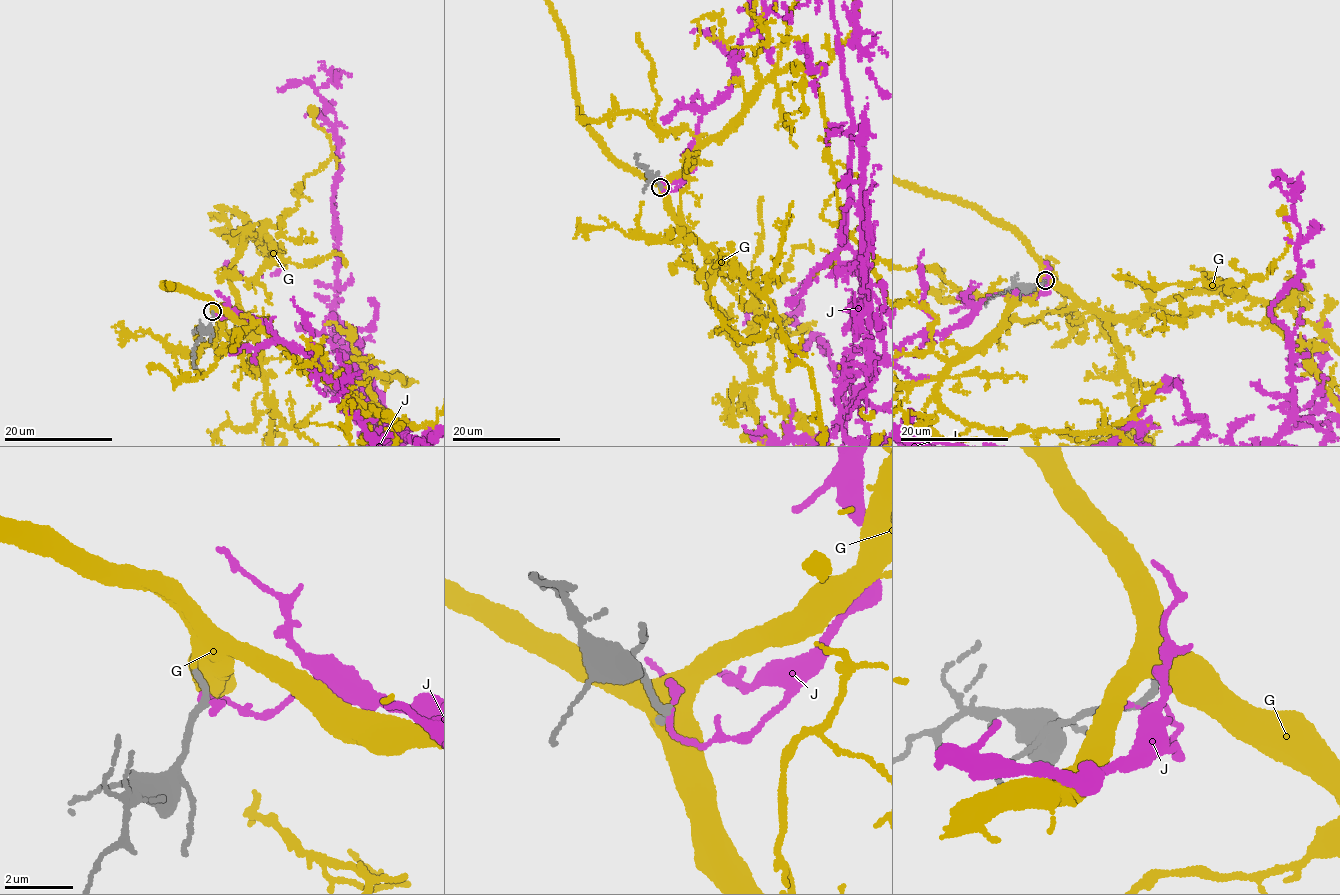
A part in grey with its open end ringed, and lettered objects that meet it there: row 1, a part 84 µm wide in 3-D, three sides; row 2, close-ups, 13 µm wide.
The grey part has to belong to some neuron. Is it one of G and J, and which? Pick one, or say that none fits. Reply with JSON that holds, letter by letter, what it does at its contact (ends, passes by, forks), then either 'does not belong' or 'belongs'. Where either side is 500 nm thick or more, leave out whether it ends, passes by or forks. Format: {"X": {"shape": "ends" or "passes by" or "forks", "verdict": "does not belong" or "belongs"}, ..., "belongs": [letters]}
{"G": {"shape": "ends", "verdict": "belongs"}, "J": {"shape": "ends", "verdict": "does not belong"}, "belongs": ["G"]}

